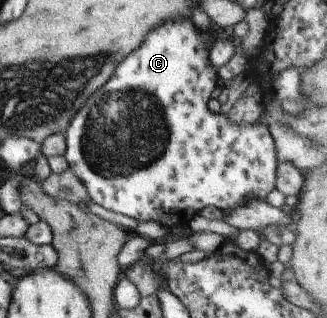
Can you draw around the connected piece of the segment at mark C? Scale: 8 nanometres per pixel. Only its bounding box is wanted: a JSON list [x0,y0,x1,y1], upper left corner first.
[64,21,275,231]

